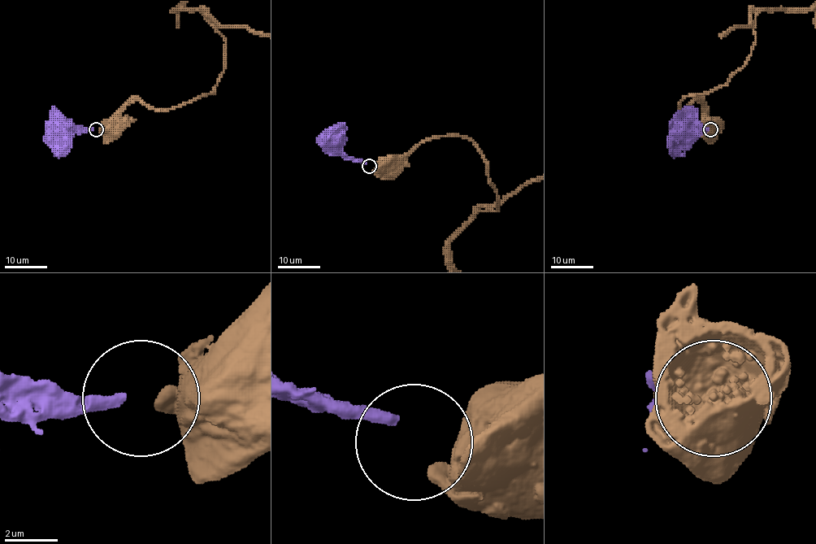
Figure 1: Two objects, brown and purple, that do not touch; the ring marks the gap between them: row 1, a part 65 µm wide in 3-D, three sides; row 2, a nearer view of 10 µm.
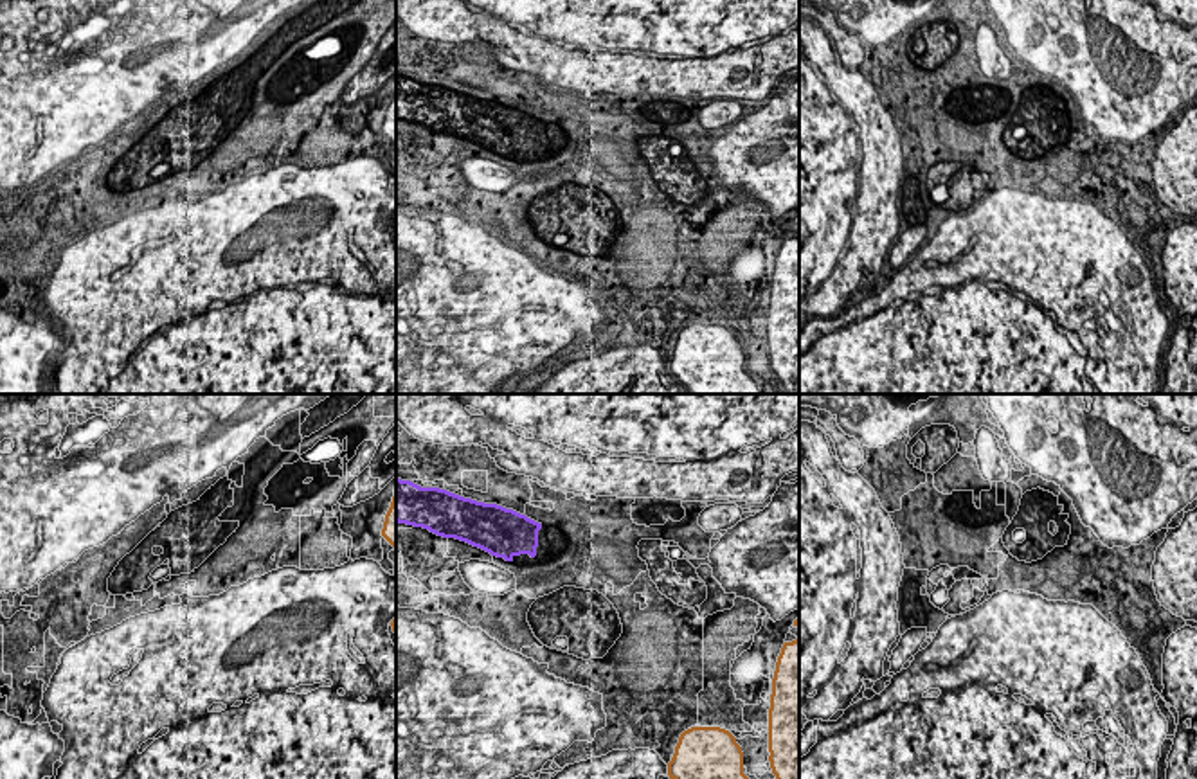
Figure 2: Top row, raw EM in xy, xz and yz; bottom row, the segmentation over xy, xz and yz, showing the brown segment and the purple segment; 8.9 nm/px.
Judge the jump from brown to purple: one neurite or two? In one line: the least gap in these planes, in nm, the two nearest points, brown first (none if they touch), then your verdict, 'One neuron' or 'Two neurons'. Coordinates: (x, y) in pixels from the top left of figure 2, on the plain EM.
Distance 2050 nm. Across: xz (684, 328), (533, 153). Two neurons

